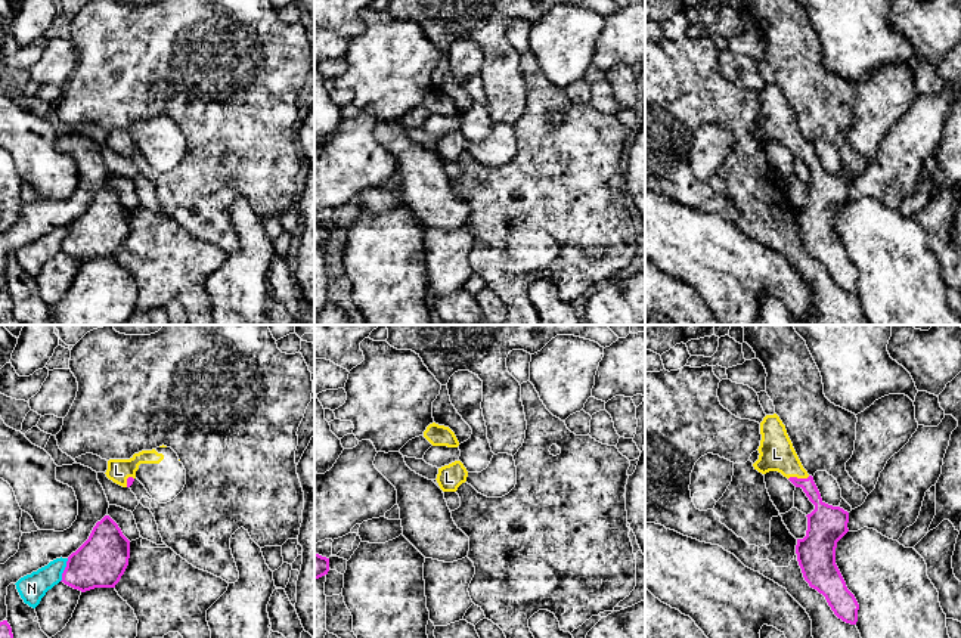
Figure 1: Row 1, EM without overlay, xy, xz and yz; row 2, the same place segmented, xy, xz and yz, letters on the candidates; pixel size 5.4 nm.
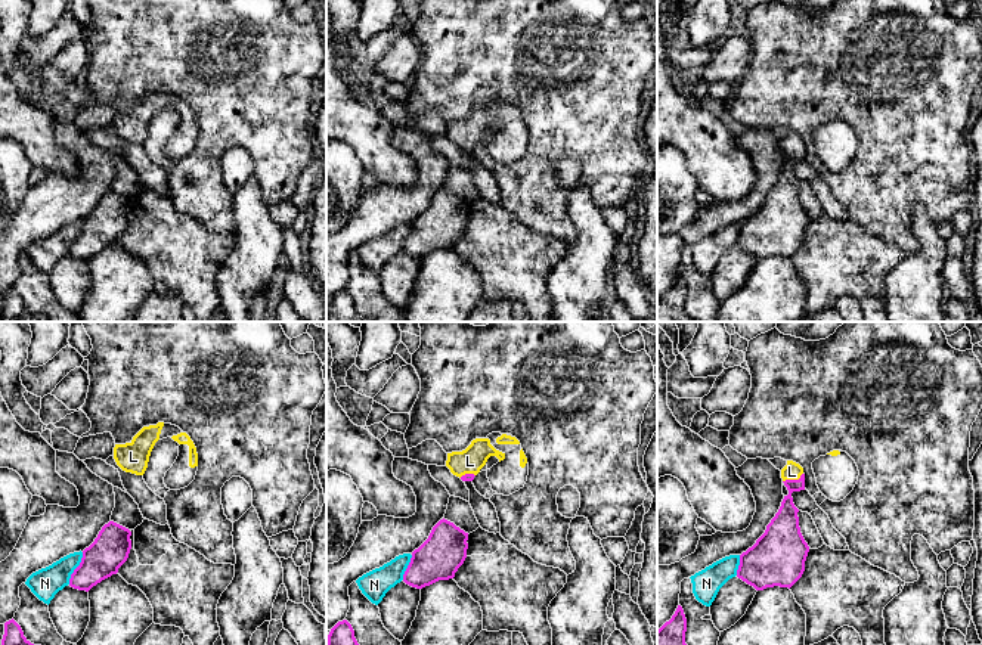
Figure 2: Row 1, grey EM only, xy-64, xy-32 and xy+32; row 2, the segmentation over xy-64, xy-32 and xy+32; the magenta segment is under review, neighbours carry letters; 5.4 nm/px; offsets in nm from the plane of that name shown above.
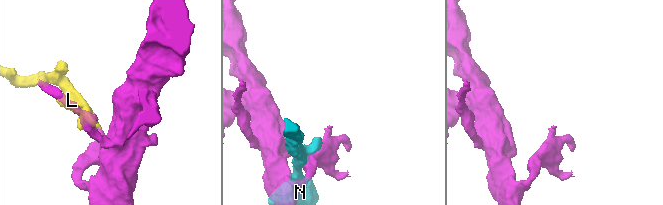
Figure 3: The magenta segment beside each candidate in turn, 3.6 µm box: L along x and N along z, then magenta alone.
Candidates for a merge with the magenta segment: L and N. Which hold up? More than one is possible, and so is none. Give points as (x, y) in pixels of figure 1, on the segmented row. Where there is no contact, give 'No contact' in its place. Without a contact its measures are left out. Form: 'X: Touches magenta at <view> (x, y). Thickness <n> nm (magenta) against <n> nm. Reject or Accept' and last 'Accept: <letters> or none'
L: Touches magenta at yz (799, 479). Thickness 150 nm (magenta) against 190 nm. Accept
N: Touches magenta at xy (64, 570). Thickness 280 nm (magenta) against 150 nm. Reject
Accept: L

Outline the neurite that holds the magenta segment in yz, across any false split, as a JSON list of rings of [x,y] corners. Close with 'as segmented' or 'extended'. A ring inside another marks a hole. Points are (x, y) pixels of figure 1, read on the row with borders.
[[[776,414],[766,415],[760,422],[759,459],[753,464],[762,474],[778,471],[787,477],[796,487],[802,487],[815,510],[807,514],[807,530],[803,539],[797,539],[796,554],[805,580],[810,588],[822,594],[834,614],[846,623],[856,625],[859,604],[855,595],[847,589],[846,582],[836,564],[837,542],[849,532],[849,512],[840,507],[828,505],[822,501],[813,477],[803,468],[793,443],[787,434],[785,425]]]; extended

